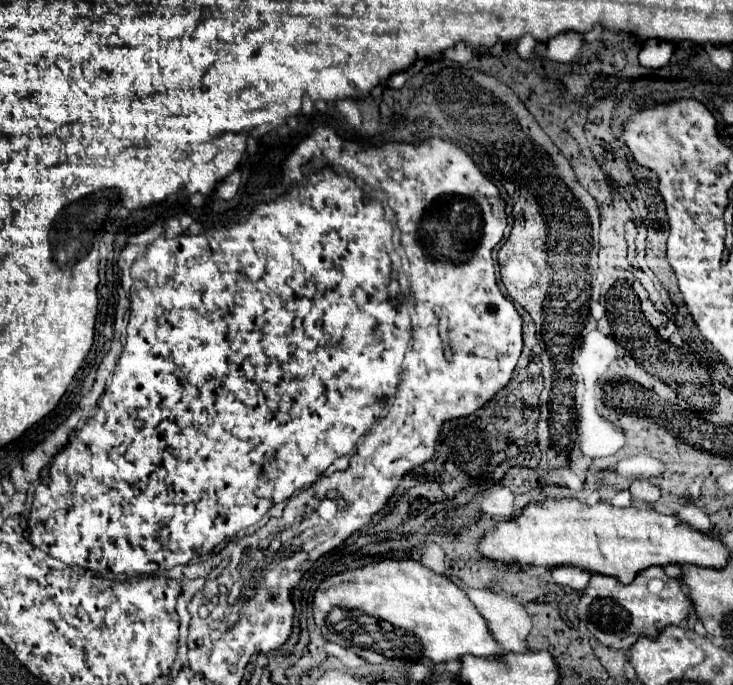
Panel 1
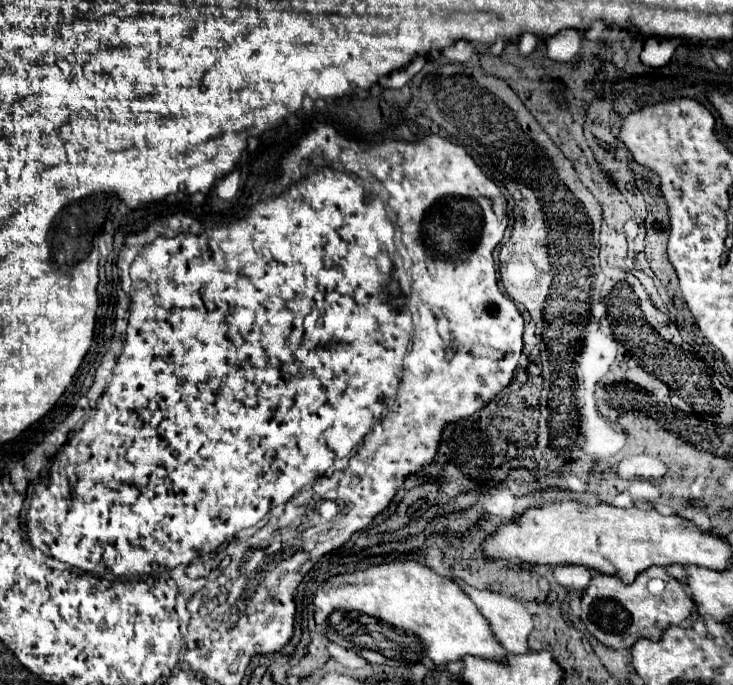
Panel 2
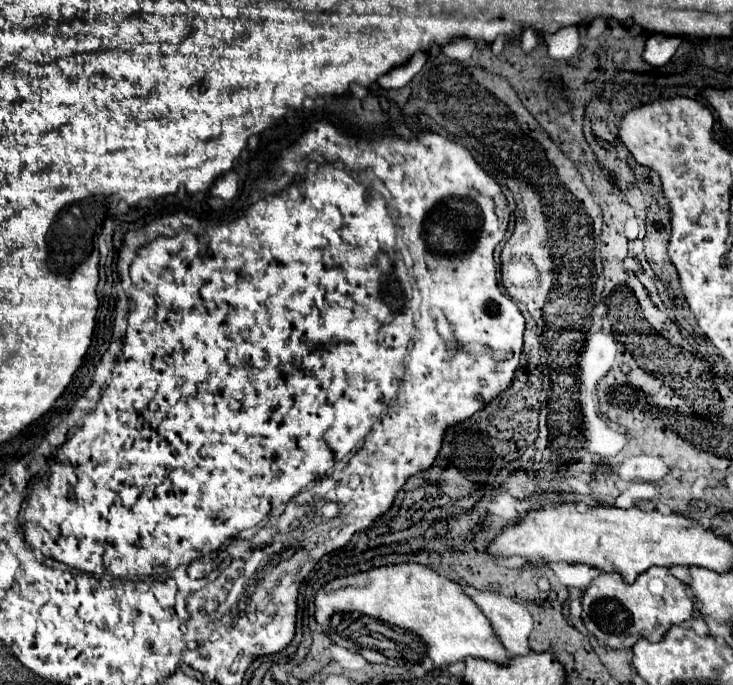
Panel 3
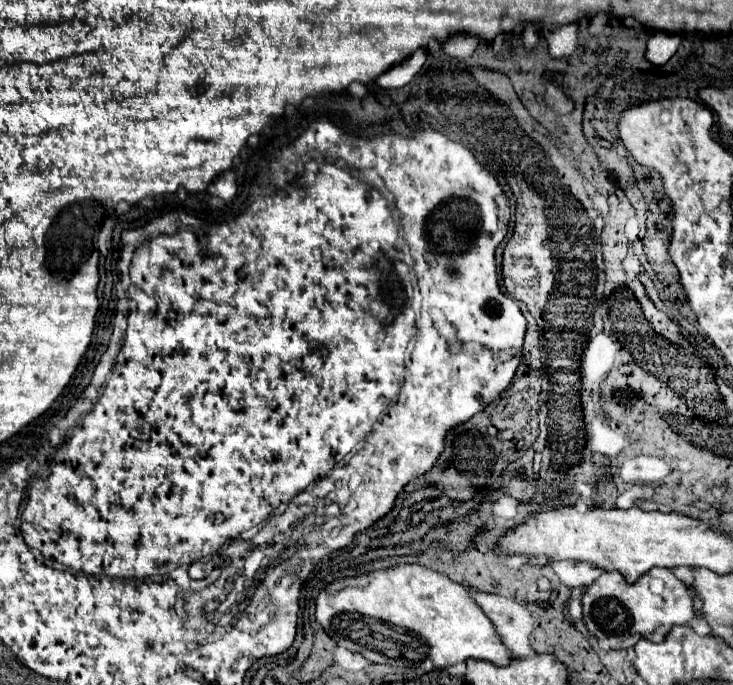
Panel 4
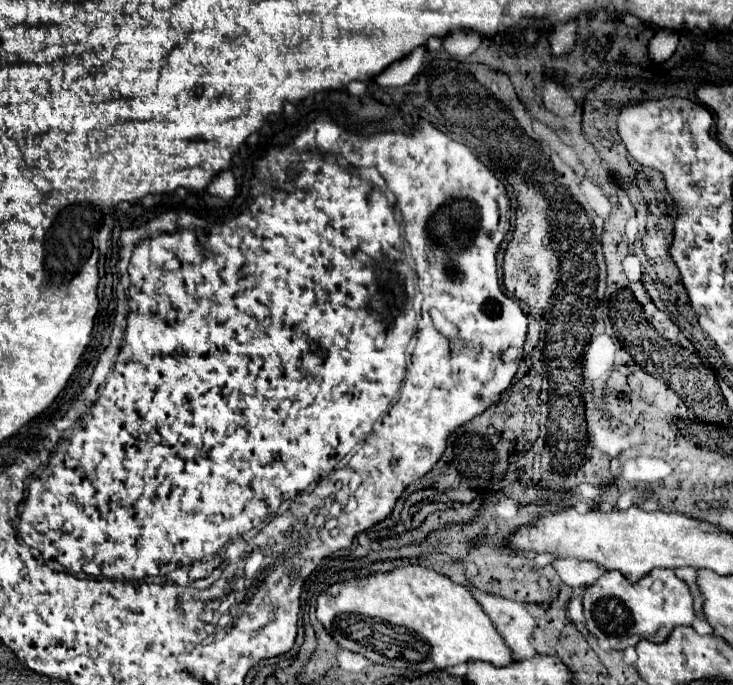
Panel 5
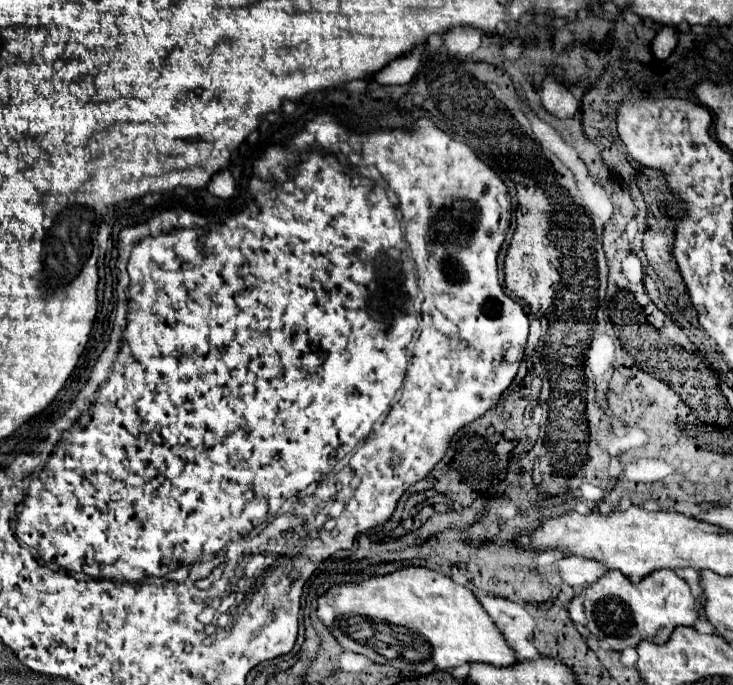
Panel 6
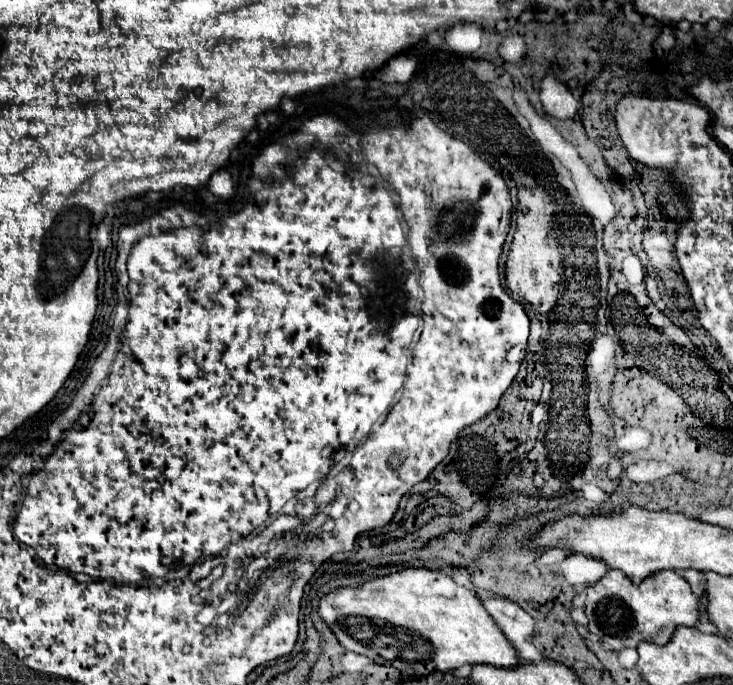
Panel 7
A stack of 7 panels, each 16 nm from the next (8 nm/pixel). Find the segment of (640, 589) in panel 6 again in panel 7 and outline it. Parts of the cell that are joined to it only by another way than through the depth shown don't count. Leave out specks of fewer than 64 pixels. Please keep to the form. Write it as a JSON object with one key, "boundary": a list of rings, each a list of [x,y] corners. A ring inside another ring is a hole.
{"boundary":[[[610,570],[602,580],[588,586],[586,616],[588,630],[604,640],[608,650],[636,648],[640,642],[654,642],[658,646],[668,644],[678,626],[696,626],[700,618],[698,596],[692,594],[690,584],[674,570],[658,572],[640,584],[632,584],[620,570]]]}

